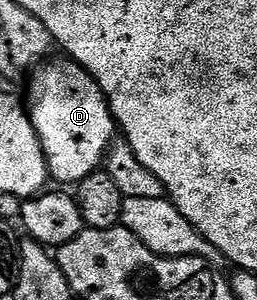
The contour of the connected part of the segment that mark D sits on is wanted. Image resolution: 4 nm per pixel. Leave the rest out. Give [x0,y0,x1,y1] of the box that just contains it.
[27,58,118,186]

